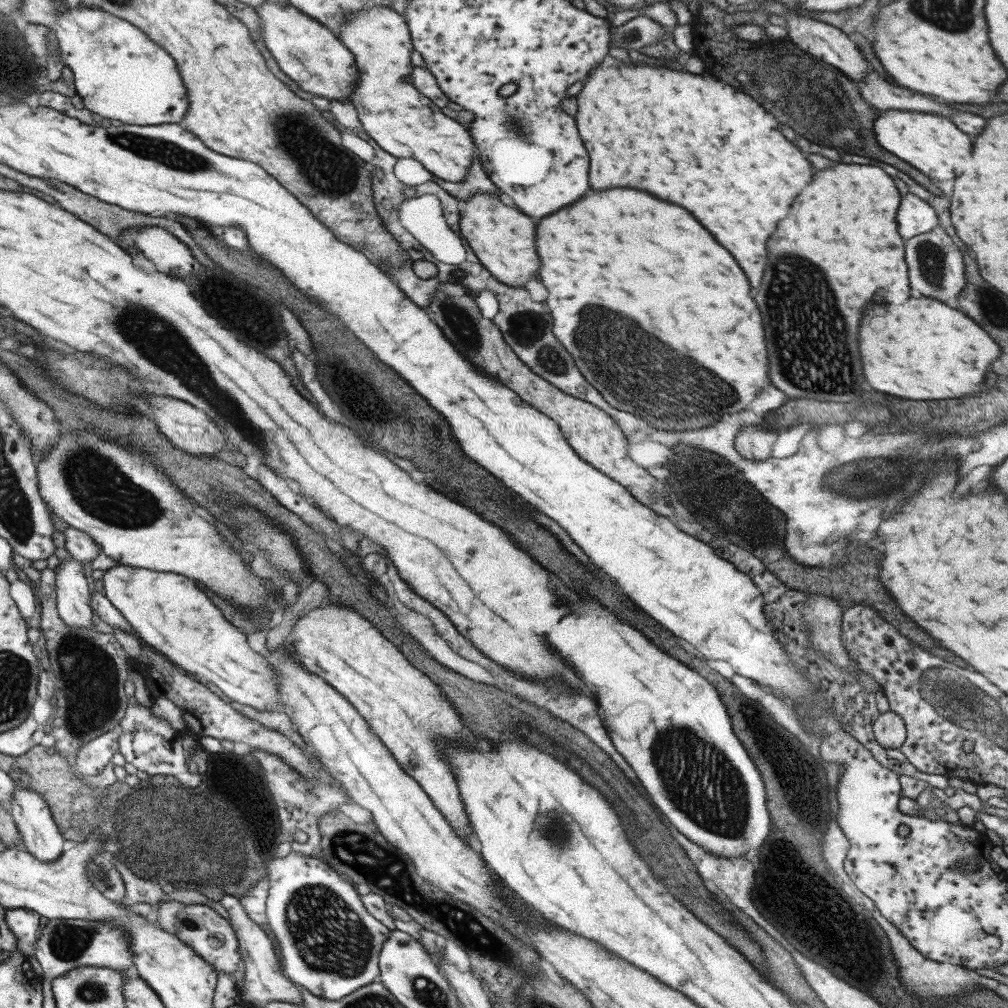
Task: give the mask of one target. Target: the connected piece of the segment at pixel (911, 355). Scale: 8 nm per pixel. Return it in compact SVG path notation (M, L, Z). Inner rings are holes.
M907 298L903 304L885 304L883 308L887 308L887 314L885 316L879 316L877 310L881 308L881 304L871 304L865 312L863 312L863 318L859 322L859 356L861 356L861 368L863 368L863 376L865 380L869 382L871 388L879 390L879 392L885 392L885 394L891 394L893 398L905 398L905 400L953 400L953 398L967 398L967 396L977 396L977 394L983 394L981 390L981 384L985 382L985 372L991 370L991 364L999 358L999 344L979 326L975 324L975 320L971 320L965 312L957 310L957 308L951 308L939 300L933 300L933 298Z

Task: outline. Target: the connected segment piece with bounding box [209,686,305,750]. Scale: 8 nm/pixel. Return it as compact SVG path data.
M209 686L209 690L211 692L215 692L215 696L219 696L223 702L227 702L227 704L231 704L235 710L237 710L237 714L241 714L243 718L251 718L251 722L257 722L261 728L267 728L267 730L275 730L275 732L279 732L279 734L283 734L283 736L289 736L289 740L301 750L301 746L305 746L303 744L303 740L297 736L297 732L295 732L295 728L291 728L291 722L289 722L289 718L285 716L285 714L279 714L279 712L267 712L267 710L255 710L255 708L249 708L249 706L243 706L243 704L235 704L235 702L231 702L227 696L223 696L219 690L215 690L215 688L211 688Z

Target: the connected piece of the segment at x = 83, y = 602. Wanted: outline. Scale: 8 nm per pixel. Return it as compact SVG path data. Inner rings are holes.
M77 560L61 562L55 570L57 586L57 614L67 626L89 628L93 626L93 610L89 606L91 594L83 576L83 566Z

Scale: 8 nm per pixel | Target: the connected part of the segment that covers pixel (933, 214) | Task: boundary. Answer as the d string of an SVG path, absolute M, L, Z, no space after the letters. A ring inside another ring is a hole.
M901 194L895 222L897 222L897 236L901 240L915 238L917 234L927 234L929 230L939 226L937 210L915 194L905 196Z

